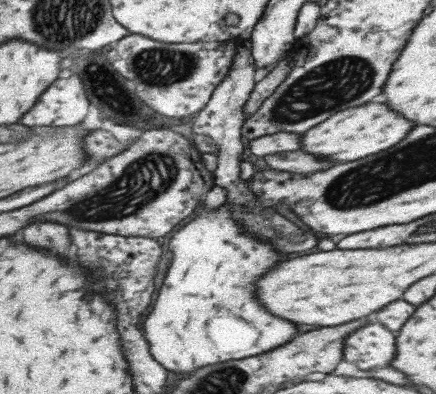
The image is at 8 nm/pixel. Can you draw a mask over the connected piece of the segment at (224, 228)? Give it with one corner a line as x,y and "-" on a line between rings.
223,204
213,212
199,212
195,220
173,234
173,238
169,240
169,250
173,256
167,274
163,276
151,312
143,322
143,338
149,346
149,354
169,374
189,376
199,368
209,368
225,360
241,360
259,352
267,352
291,340
291,336
295,334
295,326
287,320
279,320
263,312
251,294
257,276
277,264
277,260
281,260
281,254
273,252
267,244
239,234
237,222
231,218
229,204

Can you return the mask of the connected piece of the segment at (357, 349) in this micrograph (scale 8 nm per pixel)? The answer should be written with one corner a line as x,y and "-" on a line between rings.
367,324
345,338
343,358
359,370
389,366
395,356
393,334
381,324

